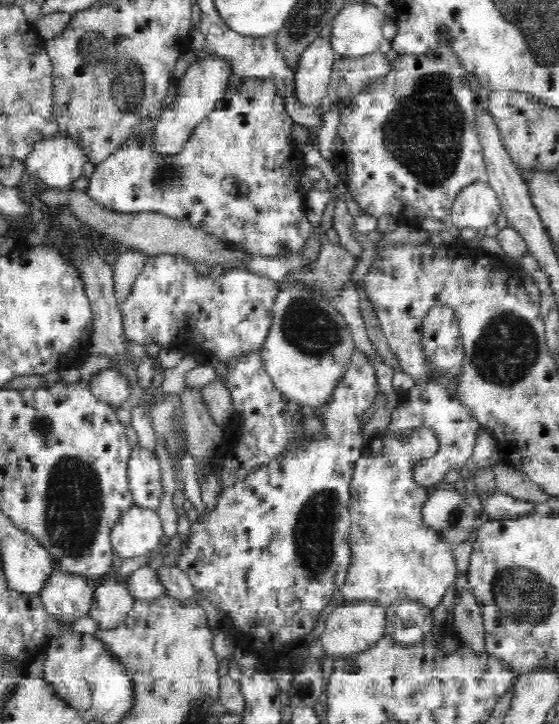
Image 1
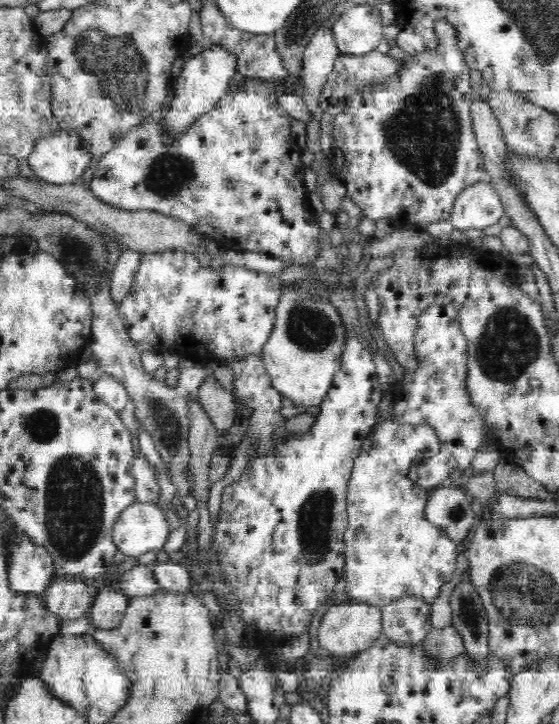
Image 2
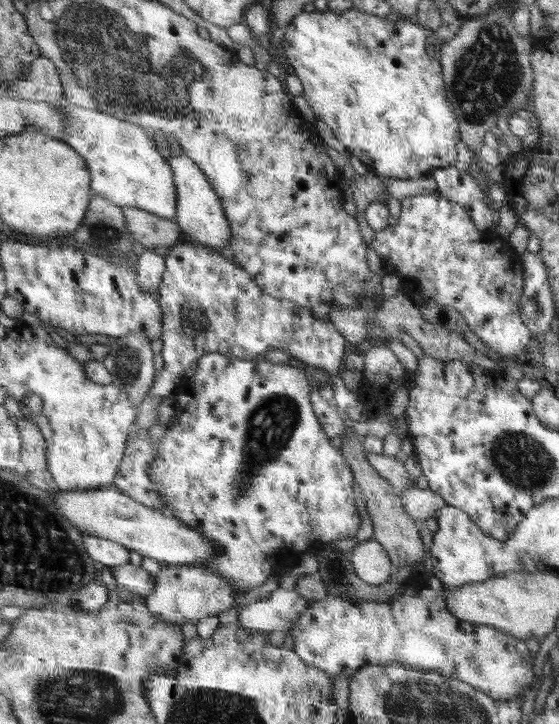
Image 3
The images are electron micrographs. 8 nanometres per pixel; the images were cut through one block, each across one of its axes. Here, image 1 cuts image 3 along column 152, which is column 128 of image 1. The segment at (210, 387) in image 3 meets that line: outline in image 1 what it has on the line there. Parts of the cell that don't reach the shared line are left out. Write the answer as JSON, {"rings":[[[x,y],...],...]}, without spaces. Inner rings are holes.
{"rings":[[[140,443],[131,448],[127,477],[134,505],[147,507],[148,510],[158,510],[164,486],[162,486],[160,462],[152,449],[142,447]]]}

